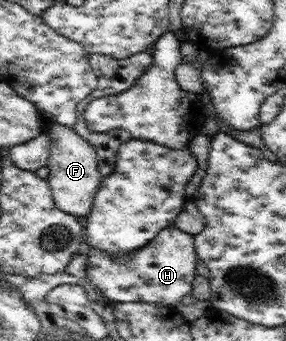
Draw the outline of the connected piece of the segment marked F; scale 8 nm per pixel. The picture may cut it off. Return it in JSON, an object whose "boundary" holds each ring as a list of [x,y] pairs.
{"boundary":[[[52,119],[44,123],[42,132],[49,136],[51,144],[47,162],[50,176],[46,179],[49,182],[56,206],[61,211],[76,217],[88,216],[92,210],[96,191],[103,179],[98,170],[96,150],[87,140],[76,134],[73,128],[65,127]]]}

